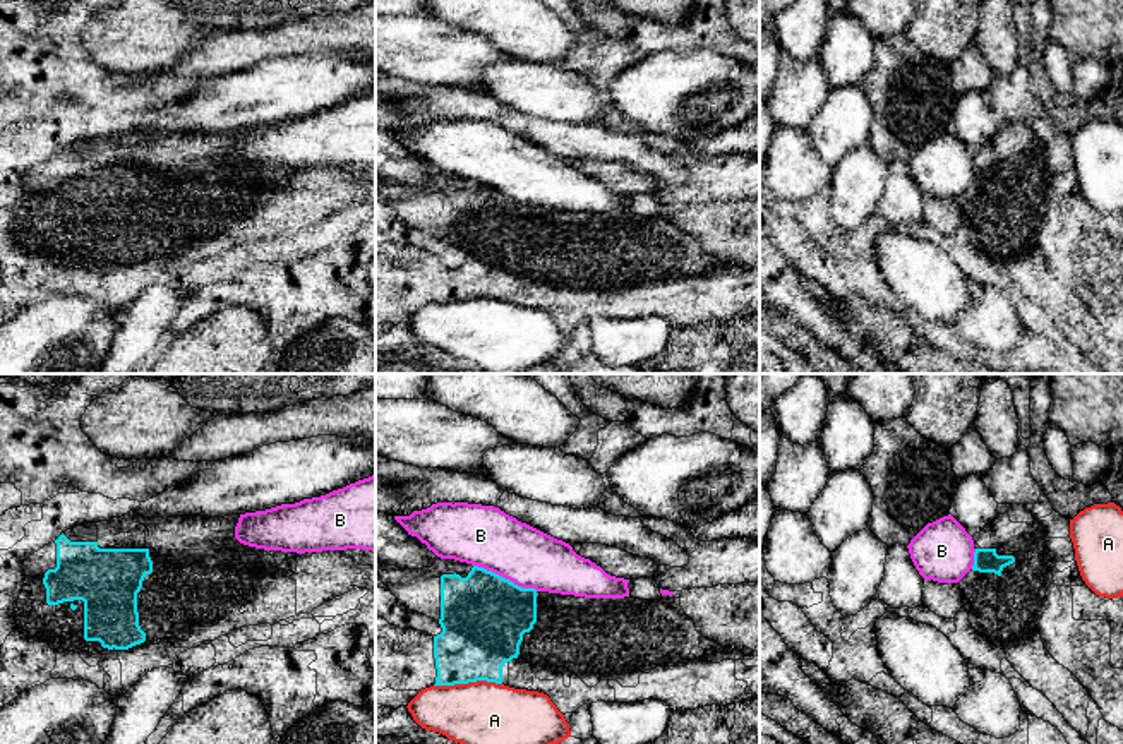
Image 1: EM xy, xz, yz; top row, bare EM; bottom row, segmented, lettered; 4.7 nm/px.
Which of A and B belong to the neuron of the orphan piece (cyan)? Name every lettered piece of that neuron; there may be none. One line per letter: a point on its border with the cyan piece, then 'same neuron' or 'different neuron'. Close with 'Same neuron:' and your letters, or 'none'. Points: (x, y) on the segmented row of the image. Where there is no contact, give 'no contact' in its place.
A: xz (467, 683) | different neuron
B: xz (504, 578) | different neuron
Same neuron: none

